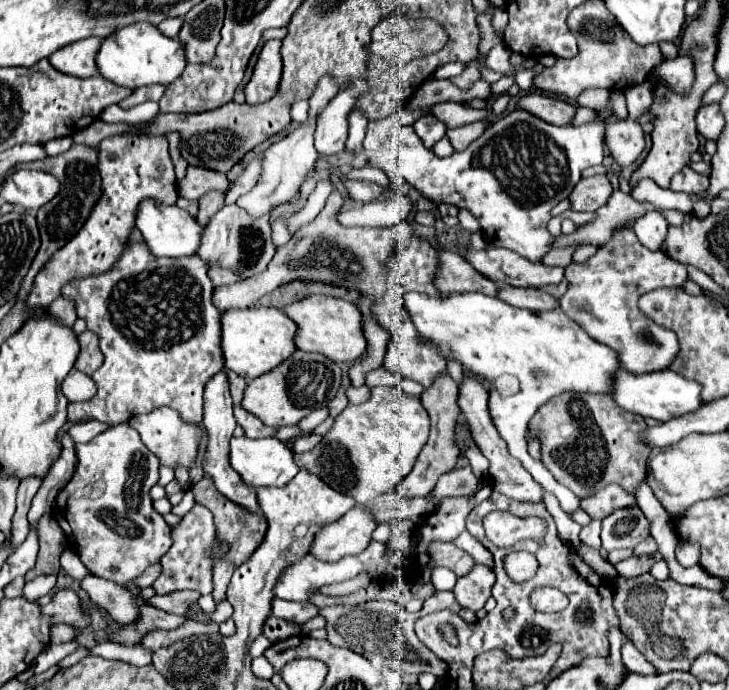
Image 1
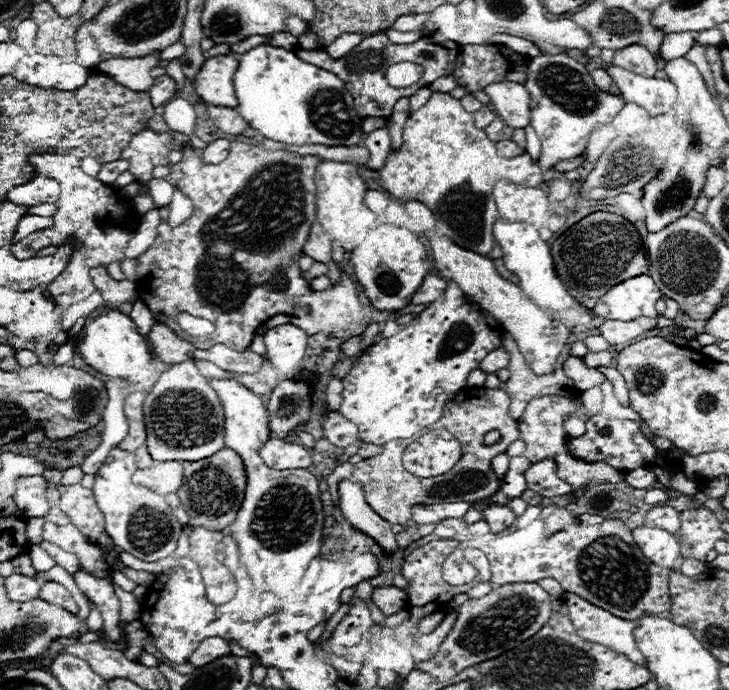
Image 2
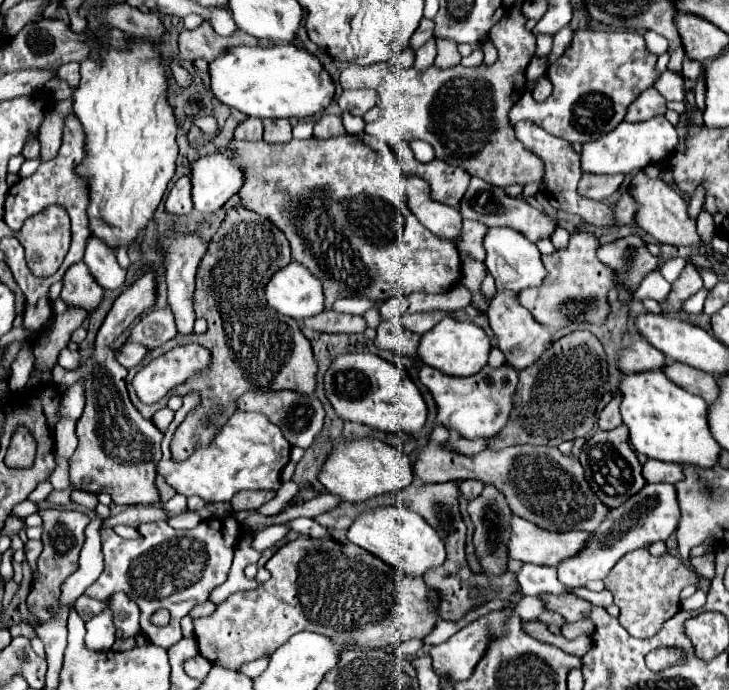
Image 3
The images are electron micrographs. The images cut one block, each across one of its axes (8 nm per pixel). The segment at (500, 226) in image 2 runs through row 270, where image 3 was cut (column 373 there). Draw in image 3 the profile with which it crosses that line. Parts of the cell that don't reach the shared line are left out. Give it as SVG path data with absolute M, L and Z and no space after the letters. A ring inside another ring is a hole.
M384 506L360 514L348 530L348 540L410 578L424 576L424 572L440 566L446 560L444 542L440 540L436 530L426 524L422 516L398 506Z

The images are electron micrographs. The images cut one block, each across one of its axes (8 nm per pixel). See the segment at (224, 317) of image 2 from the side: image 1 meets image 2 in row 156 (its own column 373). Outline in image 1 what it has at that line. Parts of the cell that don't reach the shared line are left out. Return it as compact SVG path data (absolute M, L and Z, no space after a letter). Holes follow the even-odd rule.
M338 190L332 192L322 212L312 222L300 226L296 234L290 238L290 242L276 250L274 258L270 260L268 268L262 274L254 276L254 280L216 286L212 302L220 312L252 308L264 294L270 294L272 290L294 280L322 282L330 286L358 290L364 298L374 302L370 308L374 320L386 332L390 332L384 366L428 388L434 382L434 378L442 370L446 370L446 360L442 358L442 354L434 344L430 342L422 344L416 326L412 324L412 320L408 320L410 314L404 306L404 294L408 292L424 292L428 296L440 294L438 288L434 286L434 278L438 272L438 258L436 258L438 254L428 240L414 234L412 224L408 224L406 220L388 228L342 226L336 220L342 206L344 206L344 194ZM400 248L408 248L410 252L408 264L398 256Z

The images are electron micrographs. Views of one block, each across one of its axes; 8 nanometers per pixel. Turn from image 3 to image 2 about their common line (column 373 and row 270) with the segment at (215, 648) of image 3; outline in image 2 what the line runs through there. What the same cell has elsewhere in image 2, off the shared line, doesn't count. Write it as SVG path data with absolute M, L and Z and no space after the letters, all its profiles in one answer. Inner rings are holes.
M594 212L570 226L552 244L552 258L556 274L566 286L568 294L572 294L580 306L590 310L604 296L604 292L608 292L608 288L648 272L642 236L632 222L612 212Z

